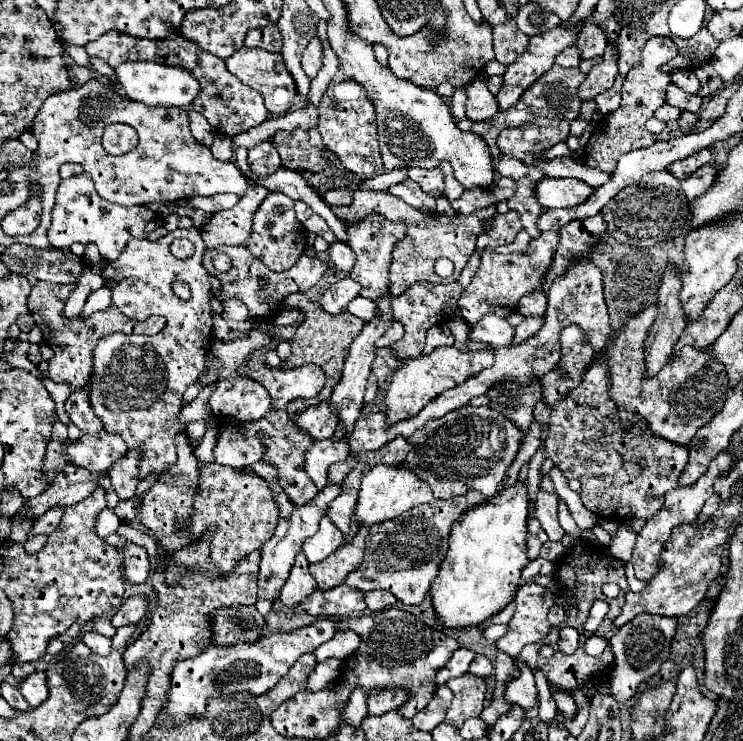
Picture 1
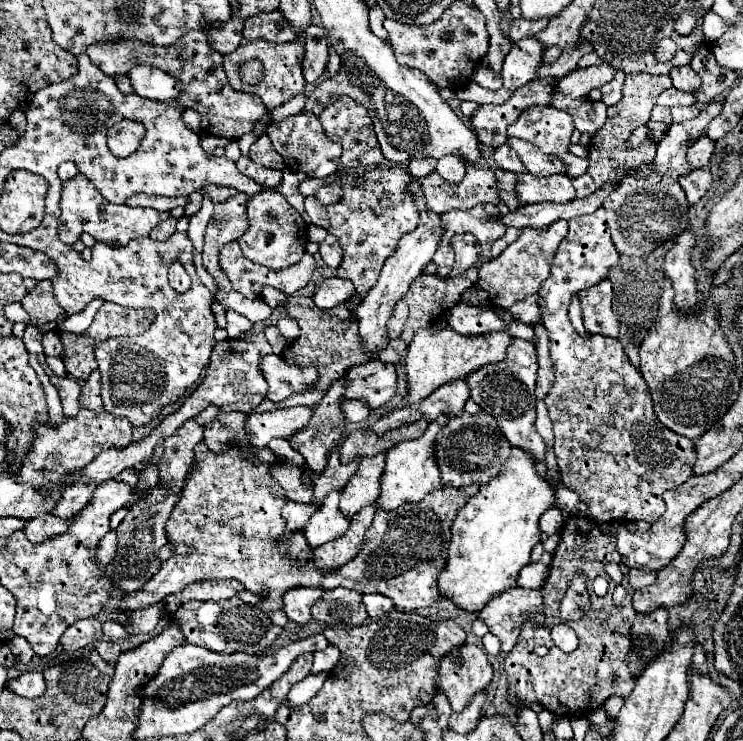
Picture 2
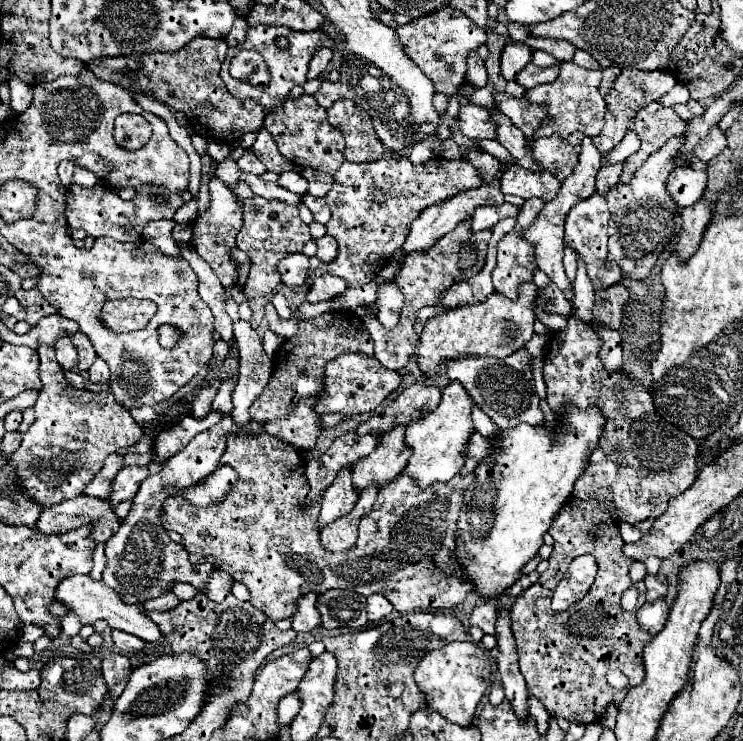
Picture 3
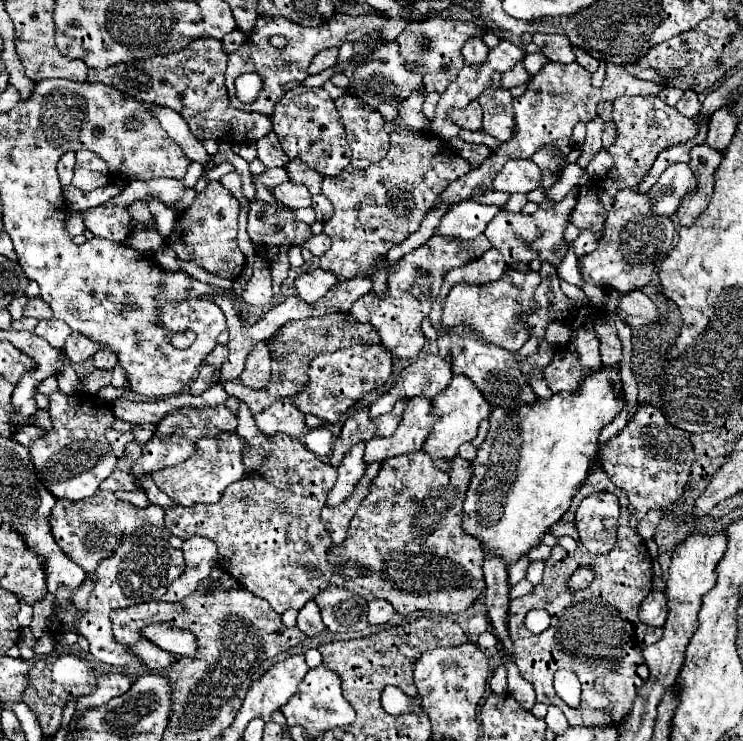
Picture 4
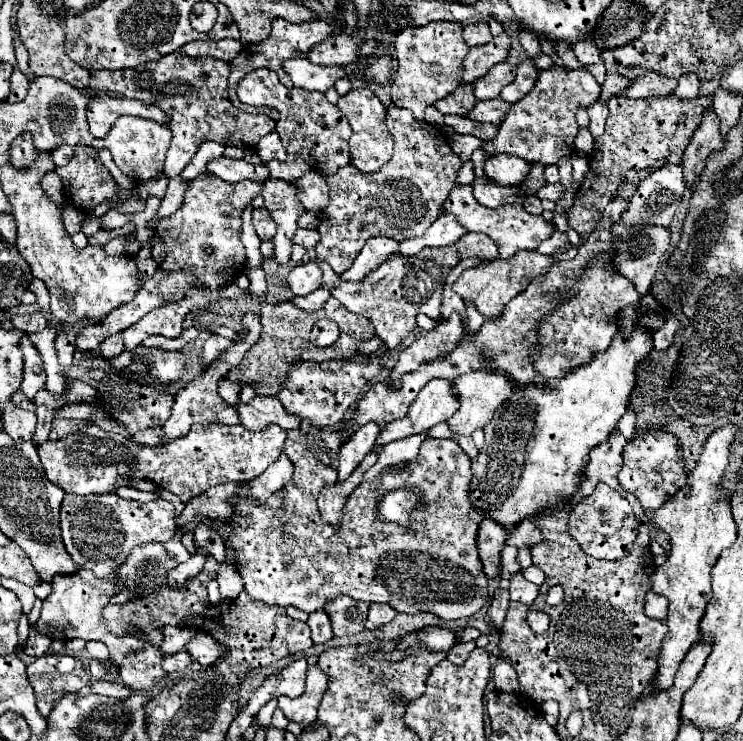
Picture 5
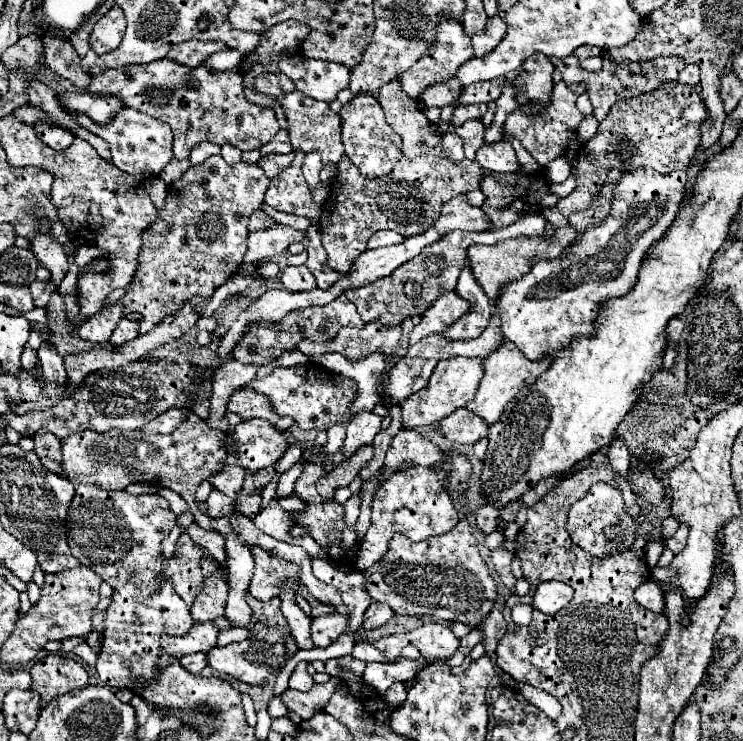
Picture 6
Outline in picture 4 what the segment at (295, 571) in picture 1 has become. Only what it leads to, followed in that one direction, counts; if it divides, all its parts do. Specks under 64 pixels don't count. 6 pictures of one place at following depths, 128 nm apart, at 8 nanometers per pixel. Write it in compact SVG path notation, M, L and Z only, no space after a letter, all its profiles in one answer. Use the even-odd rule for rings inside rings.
M308 602L300 614L298 614L298 622L296 626L306 634L306 636L318 636L320 632L326 630L324 622L322 622L322 616L320 616L320 608L314 604L314 602Z

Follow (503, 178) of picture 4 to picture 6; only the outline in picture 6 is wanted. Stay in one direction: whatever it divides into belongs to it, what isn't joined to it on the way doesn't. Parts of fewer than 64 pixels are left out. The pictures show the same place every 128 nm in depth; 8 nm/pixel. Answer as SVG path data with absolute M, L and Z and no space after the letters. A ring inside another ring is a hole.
M500 140L492 144L484 144L476 152L476 162L492 172L514 172L518 170L518 160L510 142Z

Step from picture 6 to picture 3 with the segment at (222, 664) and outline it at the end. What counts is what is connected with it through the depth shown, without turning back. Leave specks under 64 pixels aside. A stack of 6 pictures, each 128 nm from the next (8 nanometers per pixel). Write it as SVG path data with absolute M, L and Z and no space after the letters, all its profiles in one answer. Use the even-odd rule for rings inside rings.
M74 574L74 576L66 576L58 586L56 586L56 598L70 608L70 614L62 618L62 632L66 636L76 636L82 624L92 624L96 620L106 620L112 628L134 634L138 638L142 638L144 642L152 642L156 644L162 638L162 632L158 628L158 624L154 624L148 616L144 616L144 612L138 606L130 606L124 604L116 592L112 592L112 588L108 588L102 582L92 582L90 576L84 574Z

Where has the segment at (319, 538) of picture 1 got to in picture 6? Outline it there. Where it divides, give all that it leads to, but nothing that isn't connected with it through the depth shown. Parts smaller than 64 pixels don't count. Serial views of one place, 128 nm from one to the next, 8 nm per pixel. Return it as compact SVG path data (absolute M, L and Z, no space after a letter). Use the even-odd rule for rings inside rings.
M360 410L356 414L350 414L350 420L346 422L346 440L344 440L344 458L348 458L356 448L364 444L372 444L374 436L380 432L382 418L374 414L372 410Z

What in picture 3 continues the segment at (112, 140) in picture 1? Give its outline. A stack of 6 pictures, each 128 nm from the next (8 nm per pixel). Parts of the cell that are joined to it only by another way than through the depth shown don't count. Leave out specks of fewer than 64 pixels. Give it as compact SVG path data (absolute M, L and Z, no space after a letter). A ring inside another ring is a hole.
M122 114L114 122L114 136L120 146L136 150L148 142L150 124L140 114Z

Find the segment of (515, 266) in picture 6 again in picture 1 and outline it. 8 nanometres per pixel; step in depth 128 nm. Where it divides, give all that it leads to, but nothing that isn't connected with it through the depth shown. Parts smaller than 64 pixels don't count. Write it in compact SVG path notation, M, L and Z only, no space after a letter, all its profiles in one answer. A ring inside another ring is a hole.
M438 346L432 354L420 354L416 358L404 360L402 366L392 376L392 382L390 382L388 392L386 392L388 424L418 414L424 408L424 404L428 404L440 392L462 384L464 380L468 380L470 376L476 376L484 368L490 368L492 362L494 362L492 348L482 348L476 352L460 352L454 346Z

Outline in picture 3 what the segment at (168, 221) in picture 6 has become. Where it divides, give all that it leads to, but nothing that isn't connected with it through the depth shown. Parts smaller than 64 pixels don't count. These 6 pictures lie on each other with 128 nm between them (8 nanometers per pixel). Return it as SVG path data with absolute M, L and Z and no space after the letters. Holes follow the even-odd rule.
M214 176L210 180L208 188L210 188L210 206L194 222L190 222L190 230L192 230L190 246L216 272L222 286L236 284L238 282L236 260L232 260L232 256L230 256L230 252L232 252L232 248L236 248L236 244L230 244L230 242L234 242L230 238L234 238L234 234L242 228L242 208L236 204L232 190L220 178Z

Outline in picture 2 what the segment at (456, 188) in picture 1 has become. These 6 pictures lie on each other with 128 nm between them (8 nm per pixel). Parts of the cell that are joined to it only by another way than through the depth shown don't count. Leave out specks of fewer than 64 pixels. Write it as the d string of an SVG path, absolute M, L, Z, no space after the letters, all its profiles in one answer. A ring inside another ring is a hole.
M446 154L446 156L442 156L442 158L438 160L436 172L438 172L444 180L456 184L456 182L460 182L460 180L464 178L464 174L466 174L466 162L464 162L462 158L458 158L458 154Z

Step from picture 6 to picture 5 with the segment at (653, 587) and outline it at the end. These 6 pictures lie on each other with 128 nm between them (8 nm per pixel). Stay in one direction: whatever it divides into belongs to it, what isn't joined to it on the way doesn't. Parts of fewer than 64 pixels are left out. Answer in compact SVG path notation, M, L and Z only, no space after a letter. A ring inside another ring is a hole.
M648 592L644 598L644 612L646 616L658 618L658 620L666 620L666 608L668 608L668 600L656 592Z

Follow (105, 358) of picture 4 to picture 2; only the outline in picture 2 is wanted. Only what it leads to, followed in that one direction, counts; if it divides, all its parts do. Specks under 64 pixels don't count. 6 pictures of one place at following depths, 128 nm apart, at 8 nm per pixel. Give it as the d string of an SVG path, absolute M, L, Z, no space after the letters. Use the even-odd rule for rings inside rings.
M94 370L86 384L82 386L82 396L80 396L80 406L86 406L86 408L92 408L94 412L102 412L104 406L102 406L102 398L100 398L100 388L102 388L102 382L100 382L102 374L98 370Z

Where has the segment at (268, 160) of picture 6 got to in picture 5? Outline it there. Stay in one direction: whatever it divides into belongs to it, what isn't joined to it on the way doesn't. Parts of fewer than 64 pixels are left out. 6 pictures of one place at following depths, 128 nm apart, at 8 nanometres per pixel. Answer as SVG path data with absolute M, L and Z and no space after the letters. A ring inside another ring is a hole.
M272 160L268 164L264 164L270 170L270 178L278 178L278 180L298 180L300 176L304 176L304 172L308 170L308 164L304 164L302 160L302 168L292 160L290 162L280 162L280 160Z

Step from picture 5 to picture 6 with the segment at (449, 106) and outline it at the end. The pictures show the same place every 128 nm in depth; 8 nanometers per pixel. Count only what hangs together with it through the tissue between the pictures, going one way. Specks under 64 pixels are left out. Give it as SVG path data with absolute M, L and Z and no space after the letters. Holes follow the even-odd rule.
M454 78L450 82L436 82L436 84L432 84L430 88L426 88L420 94L422 96L420 102L424 102L424 106L438 106L438 108L442 108L446 104L456 106L458 104L456 98L458 98L460 90L462 90L462 84L458 80L454 80Z

